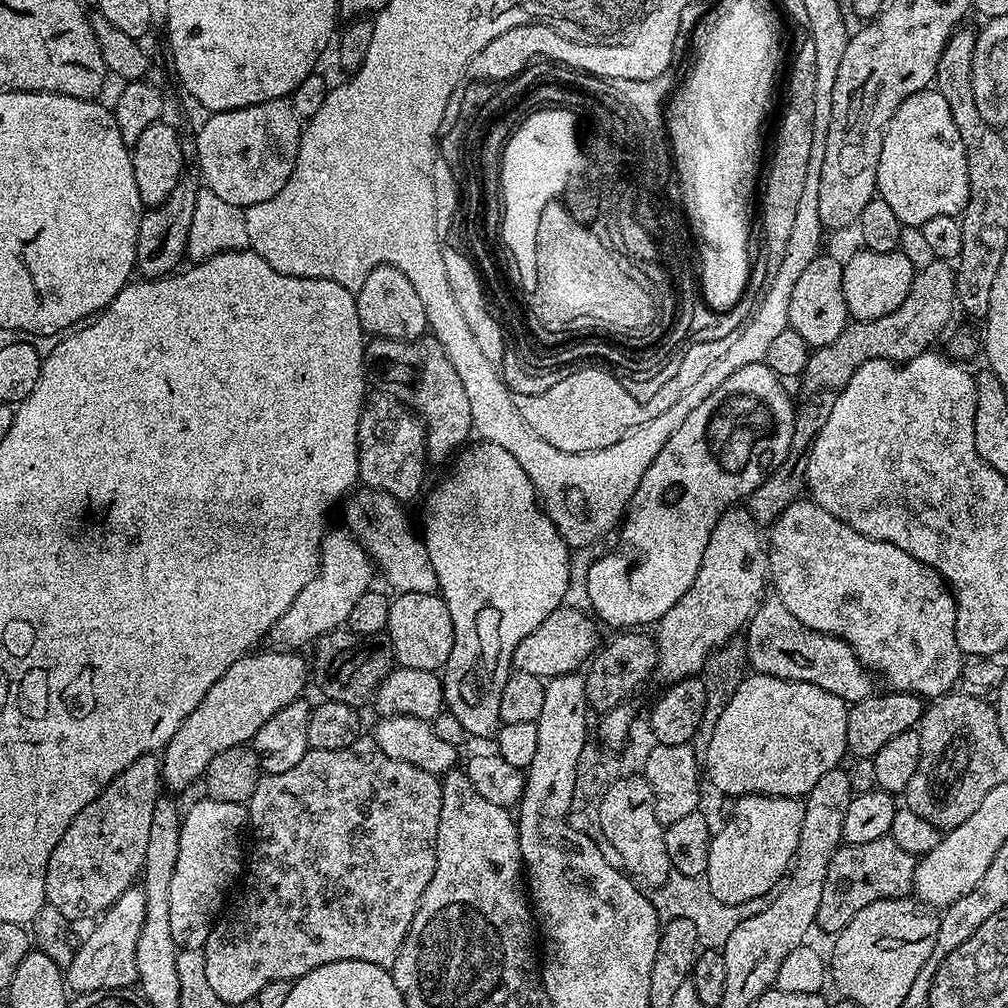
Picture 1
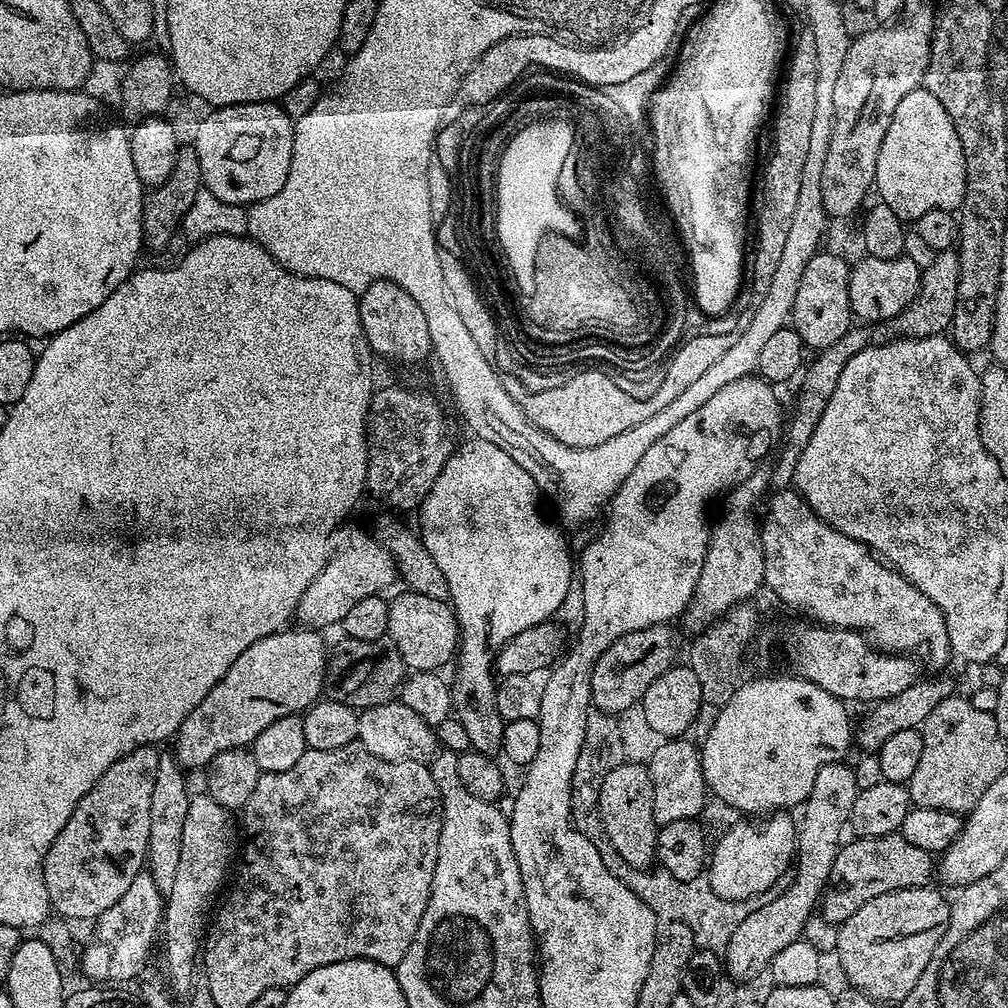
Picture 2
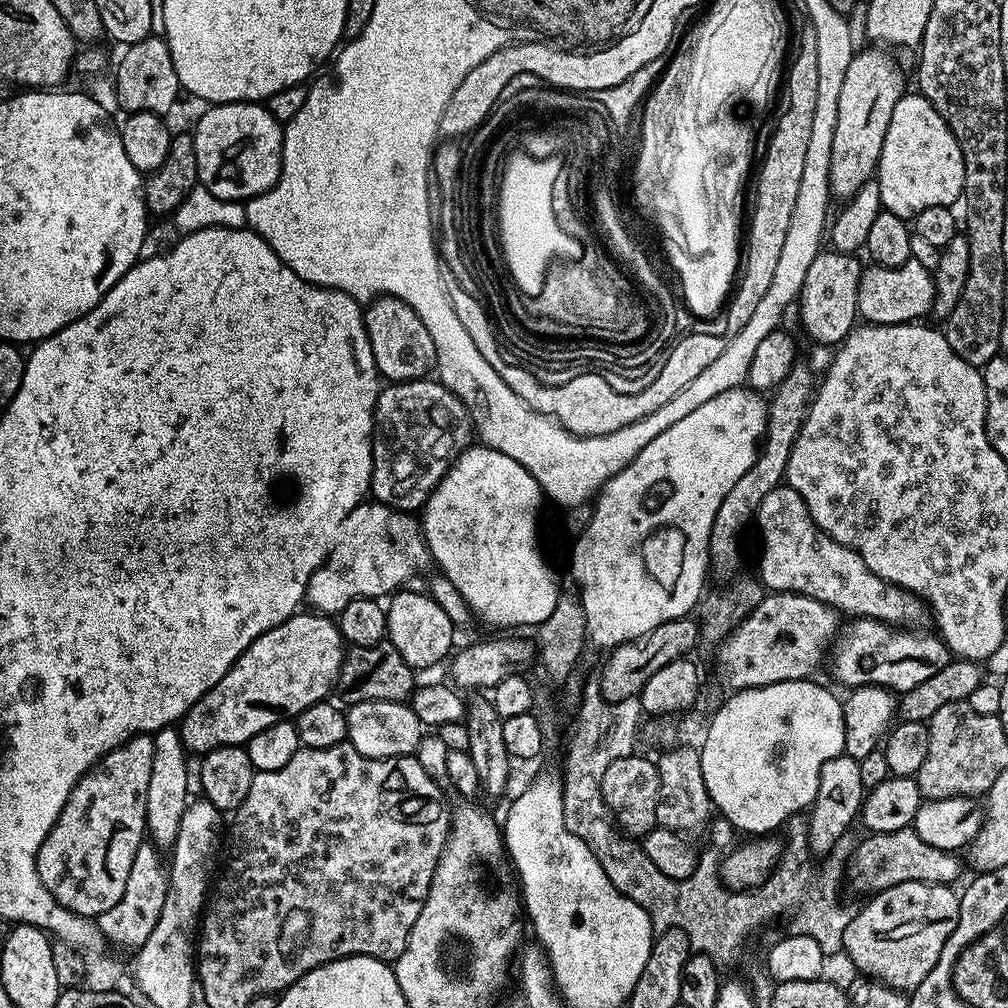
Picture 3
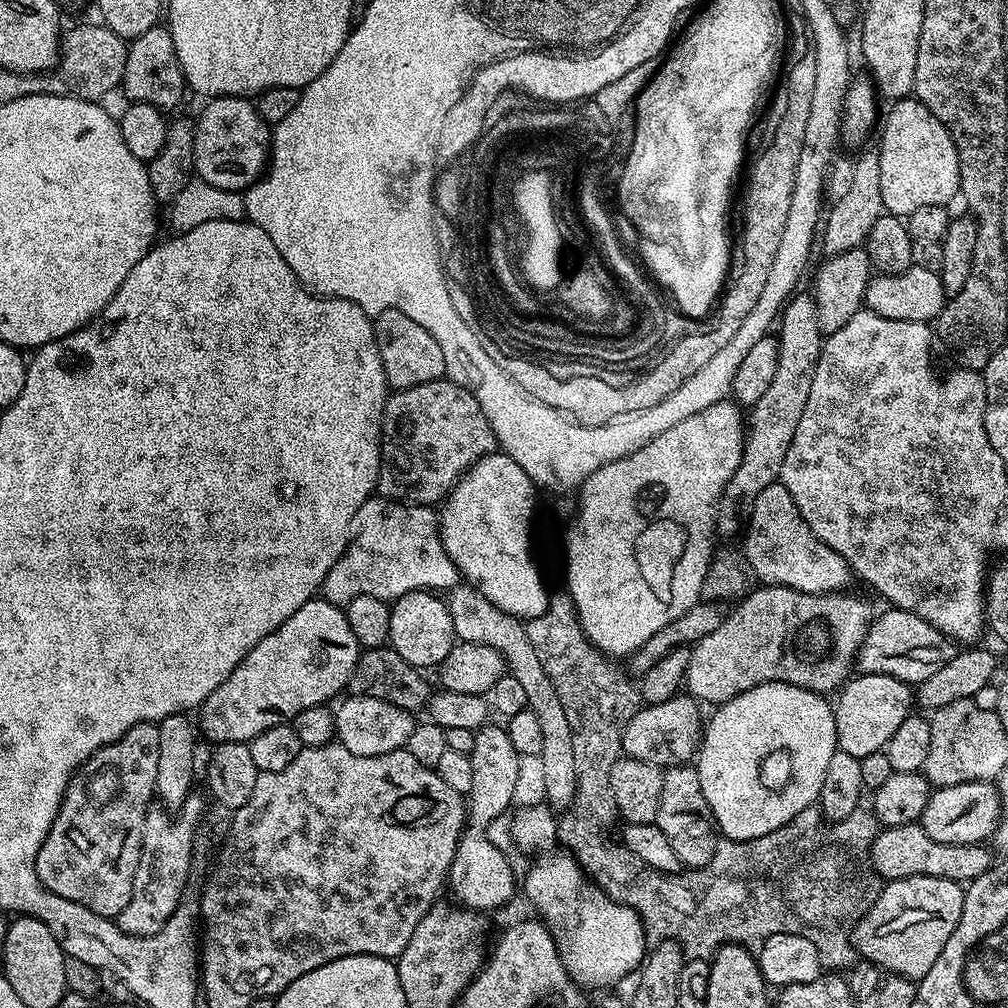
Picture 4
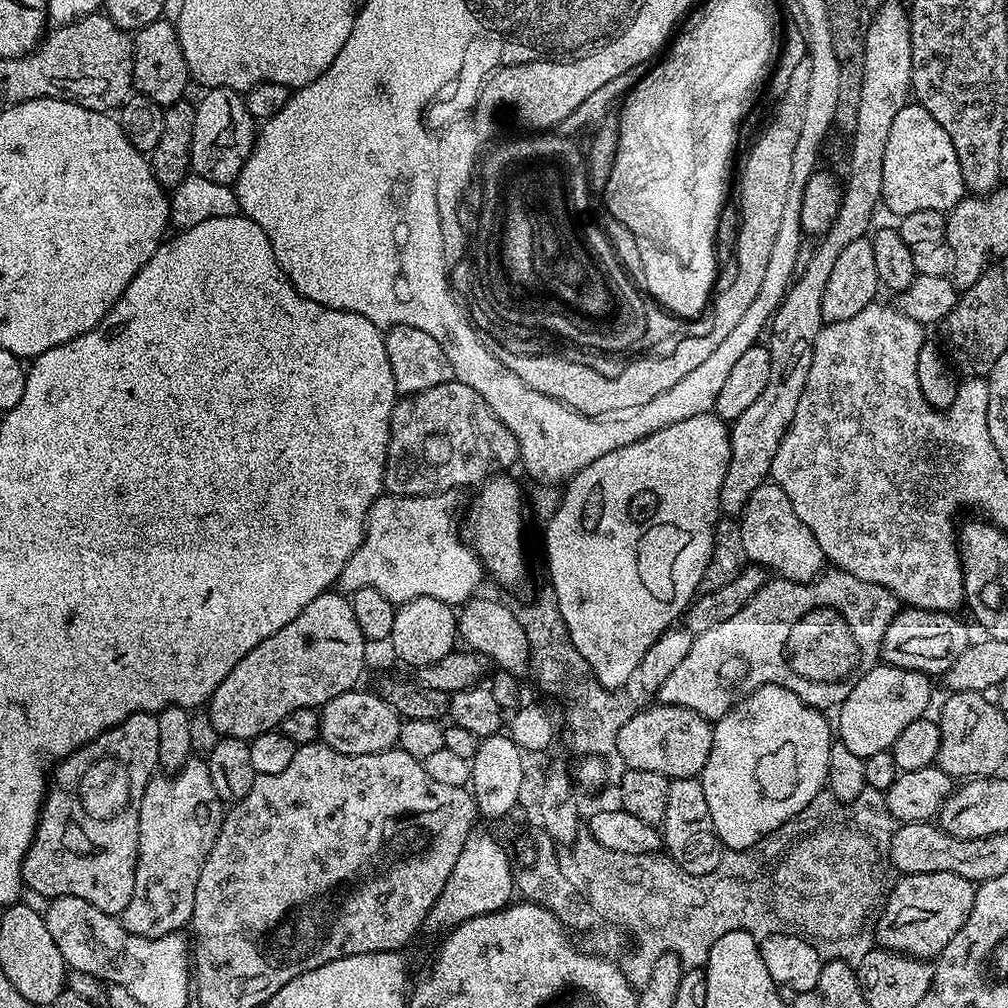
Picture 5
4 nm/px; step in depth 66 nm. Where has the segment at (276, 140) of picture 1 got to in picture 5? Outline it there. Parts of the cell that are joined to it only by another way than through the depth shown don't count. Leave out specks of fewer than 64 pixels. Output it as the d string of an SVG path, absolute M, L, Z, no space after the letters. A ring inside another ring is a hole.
M228 87L211 88L203 93L205 96L196 104L195 126L192 127L191 162L193 173L221 186L233 183L245 165L256 141L256 121L246 110L241 93Z

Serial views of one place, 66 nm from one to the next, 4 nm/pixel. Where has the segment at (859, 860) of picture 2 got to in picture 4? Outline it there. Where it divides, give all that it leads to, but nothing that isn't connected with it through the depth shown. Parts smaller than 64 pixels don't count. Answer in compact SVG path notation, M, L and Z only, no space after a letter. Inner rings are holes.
M915 823L893 828L881 827L873 840L870 864L885 882L915 876L967 882L986 874L993 868L992 856L994 857L993 849L984 844L950 846L946 842L934 842L934 838L930 838L930 834L926 834L926 830L922 830L919 823Z

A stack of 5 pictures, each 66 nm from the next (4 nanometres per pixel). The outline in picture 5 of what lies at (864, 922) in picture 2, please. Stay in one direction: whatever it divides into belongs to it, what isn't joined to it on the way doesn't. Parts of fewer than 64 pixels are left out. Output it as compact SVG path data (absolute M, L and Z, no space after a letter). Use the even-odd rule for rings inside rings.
M939 872L938 874L914 874L913 876L907 874L901 875L899 879L893 883L892 895L884 901L882 907L879 909L878 919L875 921L875 943L890 952L903 952L905 956L914 956L917 960L931 961L940 955L941 950L946 946L946 942L950 942L950 938L954 938L954 934L958 934L958 930L962 930L962 926L970 914L970 906L974 902L975 893L976 884L966 878L958 878L958 874Z

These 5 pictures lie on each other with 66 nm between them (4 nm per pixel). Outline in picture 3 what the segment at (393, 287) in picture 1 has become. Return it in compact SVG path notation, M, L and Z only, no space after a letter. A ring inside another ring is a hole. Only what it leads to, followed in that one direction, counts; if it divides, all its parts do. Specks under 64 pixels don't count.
M378 296L364 308L364 325L374 350L376 368L388 382L423 380L436 367L434 338L418 314L394 296Z

